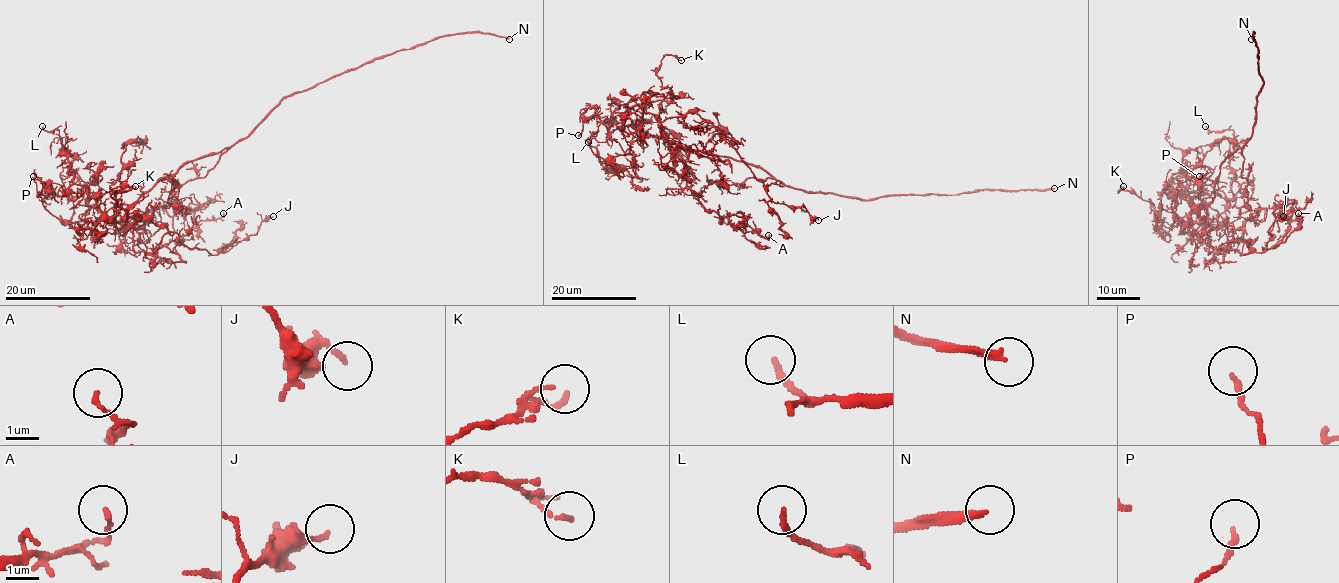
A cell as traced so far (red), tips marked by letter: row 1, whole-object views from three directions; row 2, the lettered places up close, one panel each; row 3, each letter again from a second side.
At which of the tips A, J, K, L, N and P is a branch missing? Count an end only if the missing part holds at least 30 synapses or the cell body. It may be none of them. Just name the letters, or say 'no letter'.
N

